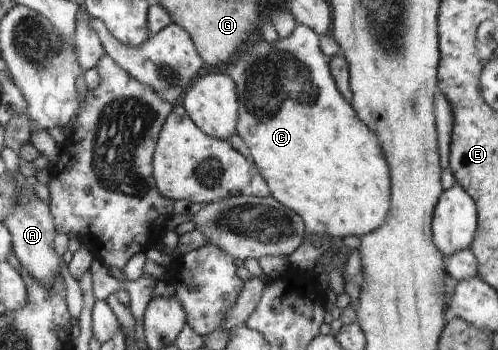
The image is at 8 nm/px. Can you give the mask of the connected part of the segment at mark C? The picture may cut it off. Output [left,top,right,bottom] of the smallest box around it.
[223,21,391,240]

